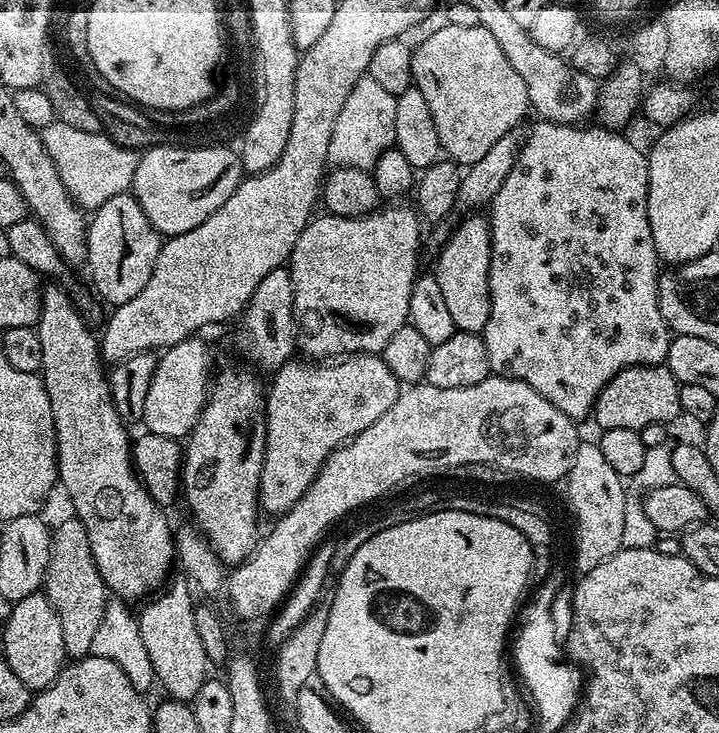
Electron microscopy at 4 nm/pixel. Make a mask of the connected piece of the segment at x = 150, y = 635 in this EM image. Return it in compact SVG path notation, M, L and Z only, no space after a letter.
M183 579L174 580L143 605L145 608L138 612L138 619L142 643L146 646L146 654L150 654L150 666L154 666L158 684L168 691L165 693L171 699L190 702L198 690L202 690L204 681L209 679L210 661L194 627L196 604L192 600L193 589Z

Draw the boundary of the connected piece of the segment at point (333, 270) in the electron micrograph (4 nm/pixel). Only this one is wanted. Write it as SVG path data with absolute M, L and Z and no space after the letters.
M392 202L389 208L381 207L371 212L368 216L333 216L331 214L317 215L308 221L308 225L302 230L298 242L294 242L294 250L290 261L290 271L294 282L294 318L296 319L296 342L299 351L308 358L343 358L353 354L380 354L383 353L386 342L396 333L400 327L408 323L408 311L410 310L410 294L416 284L420 264L420 224L421 217L415 207L400 204L404 202Z

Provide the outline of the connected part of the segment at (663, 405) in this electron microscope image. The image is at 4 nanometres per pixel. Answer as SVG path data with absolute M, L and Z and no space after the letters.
M667 363L662 364L639 364L630 366L618 374L600 392L600 397L596 399L594 409L594 420L600 423L601 429L605 428L634 428L642 429L651 424L671 425L672 420L681 419L680 410L680 381L674 378L674 374L668 369Z

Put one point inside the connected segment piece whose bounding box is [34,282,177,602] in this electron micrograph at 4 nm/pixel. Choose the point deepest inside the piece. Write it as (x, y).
(134, 548)

